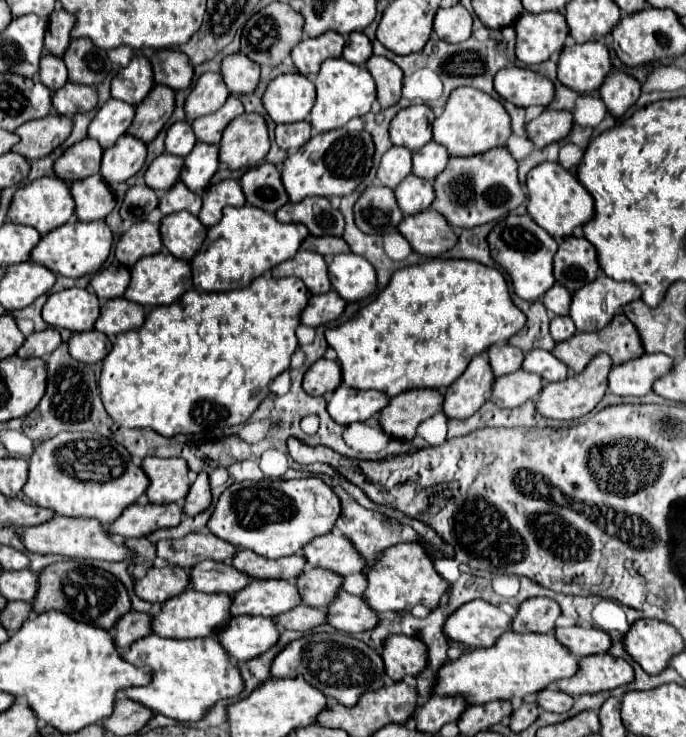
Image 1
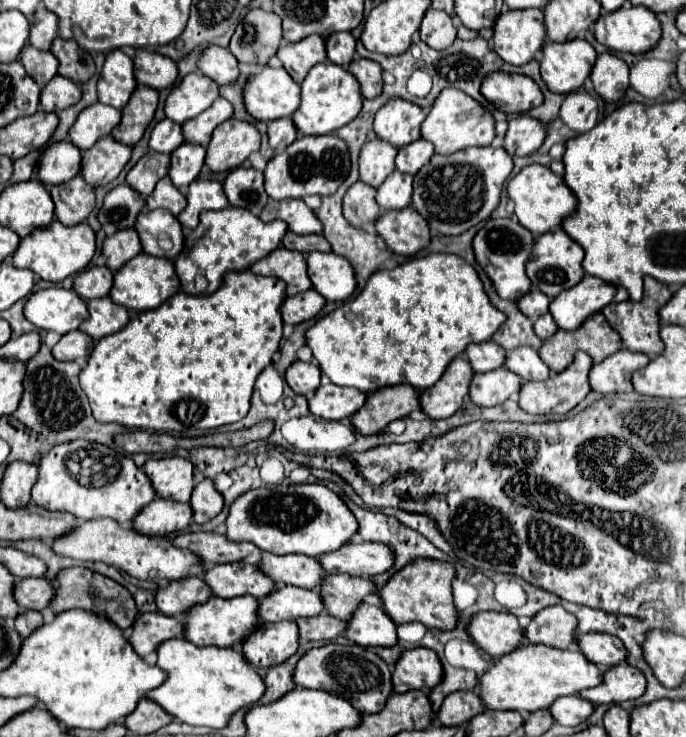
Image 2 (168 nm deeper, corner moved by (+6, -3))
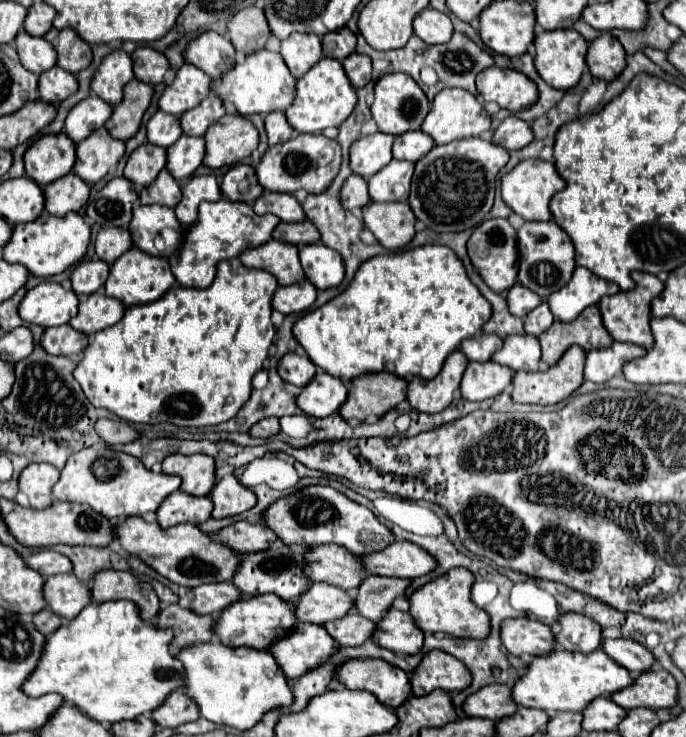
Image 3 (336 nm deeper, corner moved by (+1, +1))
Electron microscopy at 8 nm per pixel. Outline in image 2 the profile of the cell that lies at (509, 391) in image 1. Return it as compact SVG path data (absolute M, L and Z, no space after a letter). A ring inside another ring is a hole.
M502 366L500 370L490 370L484 374L474 372L468 394L476 406L496 406L506 402L512 394L516 394L518 388L520 388L518 374Z

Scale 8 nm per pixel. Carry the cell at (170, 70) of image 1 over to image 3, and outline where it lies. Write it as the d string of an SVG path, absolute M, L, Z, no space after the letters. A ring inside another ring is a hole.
M141 46L131 54L131 58L133 58L133 72L137 80L147 82L151 86L163 82L163 76L169 70L169 60L161 52L149 46Z

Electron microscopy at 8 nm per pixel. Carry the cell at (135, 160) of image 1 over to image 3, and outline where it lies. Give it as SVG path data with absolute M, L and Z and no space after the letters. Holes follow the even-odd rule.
M99 128L95 130L95 134L77 144L77 162L73 170L85 182L95 184L119 164L123 154L125 142L111 138L105 128Z

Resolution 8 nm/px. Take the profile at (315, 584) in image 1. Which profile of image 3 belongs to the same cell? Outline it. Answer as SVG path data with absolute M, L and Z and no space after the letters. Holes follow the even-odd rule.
M365 576L355 590L355 610L373 622L379 622L393 598L405 592L407 584L409 580L403 578Z

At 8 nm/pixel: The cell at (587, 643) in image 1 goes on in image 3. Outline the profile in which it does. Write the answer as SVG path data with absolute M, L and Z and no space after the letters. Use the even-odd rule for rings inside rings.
M605 638L601 644L601 650L613 658L619 666L627 668L631 672L631 676L641 674L643 670L651 670L655 664L655 658L651 656L651 652L629 638Z

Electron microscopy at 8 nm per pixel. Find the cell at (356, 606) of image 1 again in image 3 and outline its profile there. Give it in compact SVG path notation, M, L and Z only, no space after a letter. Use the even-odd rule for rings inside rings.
M389 608L385 616L375 626L371 638L397 654L417 654L423 646L423 632L411 622L411 616L407 612Z

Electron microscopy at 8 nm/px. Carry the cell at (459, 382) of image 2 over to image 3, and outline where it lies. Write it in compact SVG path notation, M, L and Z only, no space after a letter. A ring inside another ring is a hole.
M455 350L447 362L443 364L441 374L437 374L431 382L423 378L409 380L407 400L419 412L441 412L445 410L459 392L459 384L469 360L461 350Z

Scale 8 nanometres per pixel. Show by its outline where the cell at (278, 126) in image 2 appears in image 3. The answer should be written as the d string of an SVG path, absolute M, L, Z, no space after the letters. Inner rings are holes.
M271 112L271 114L267 114L265 116L265 130L267 130L267 136L269 136L269 146L283 144L293 134L293 128L289 126L289 122L287 122L283 112Z

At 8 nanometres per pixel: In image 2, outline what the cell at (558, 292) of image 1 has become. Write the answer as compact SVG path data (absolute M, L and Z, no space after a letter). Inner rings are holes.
M530 290L516 304L518 304L518 308L520 308L522 314L526 314L532 320L536 320L538 316L542 316L542 314L548 312L550 298L546 294L542 294L540 290Z

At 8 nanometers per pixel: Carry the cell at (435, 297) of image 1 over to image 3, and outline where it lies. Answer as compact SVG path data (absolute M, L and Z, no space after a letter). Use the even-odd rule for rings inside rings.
M427 244L397 254L373 256L359 268L359 274L355 274L343 294L299 318L293 326L293 334L311 362L335 378L353 380L363 374L391 372L399 378L409 378L411 374L431 380L441 372L447 356L457 350L465 338L479 334L491 316L491 304L469 280L461 258L447 246Z

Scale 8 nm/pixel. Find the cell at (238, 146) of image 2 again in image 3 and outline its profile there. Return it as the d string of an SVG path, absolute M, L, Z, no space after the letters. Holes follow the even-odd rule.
M225 114L205 134L207 154L203 164L209 168L233 166L245 160L259 144L259 132L251 120L239 114Z

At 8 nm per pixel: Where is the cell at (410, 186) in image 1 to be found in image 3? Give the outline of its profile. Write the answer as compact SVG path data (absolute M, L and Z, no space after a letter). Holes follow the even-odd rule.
M393 160L379 174L369 178L369 196L373 202L405 202L413 178L413 162Z

